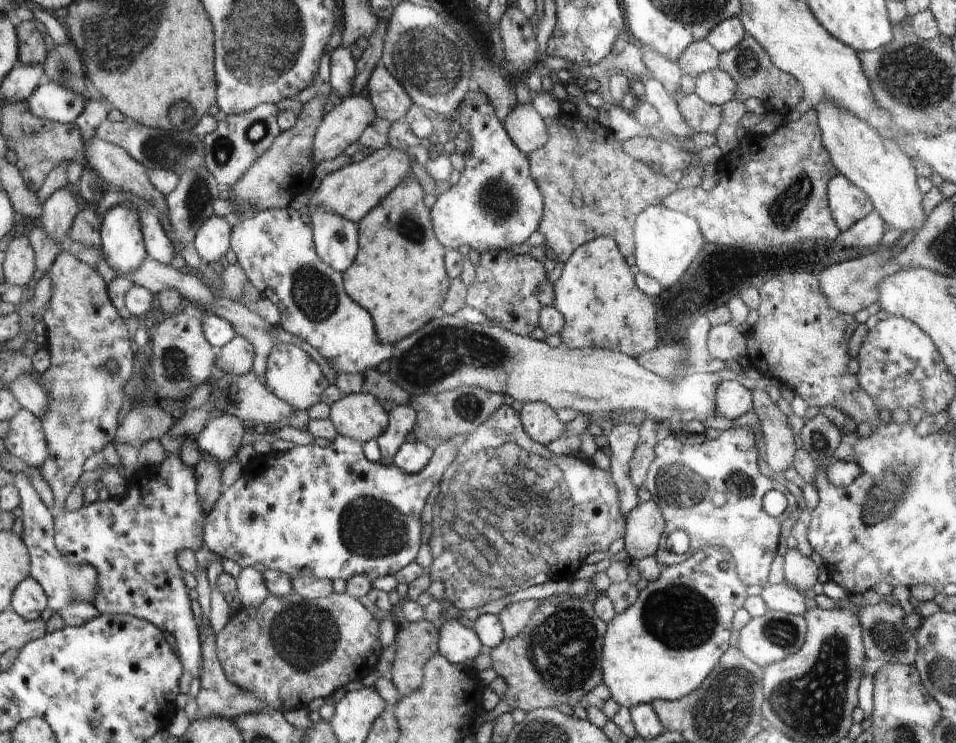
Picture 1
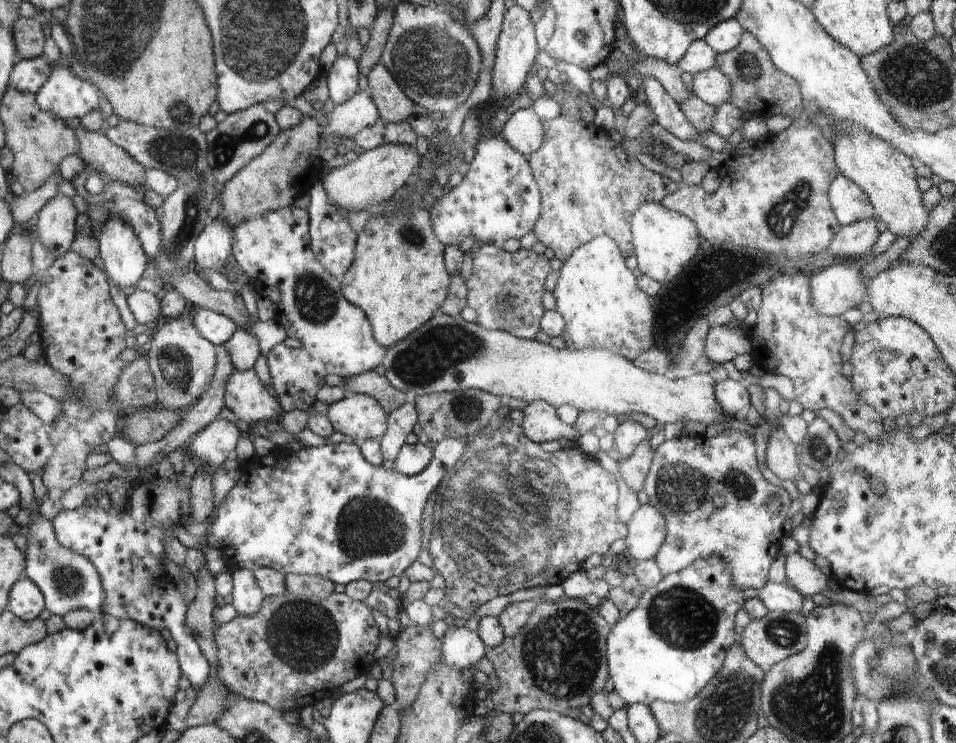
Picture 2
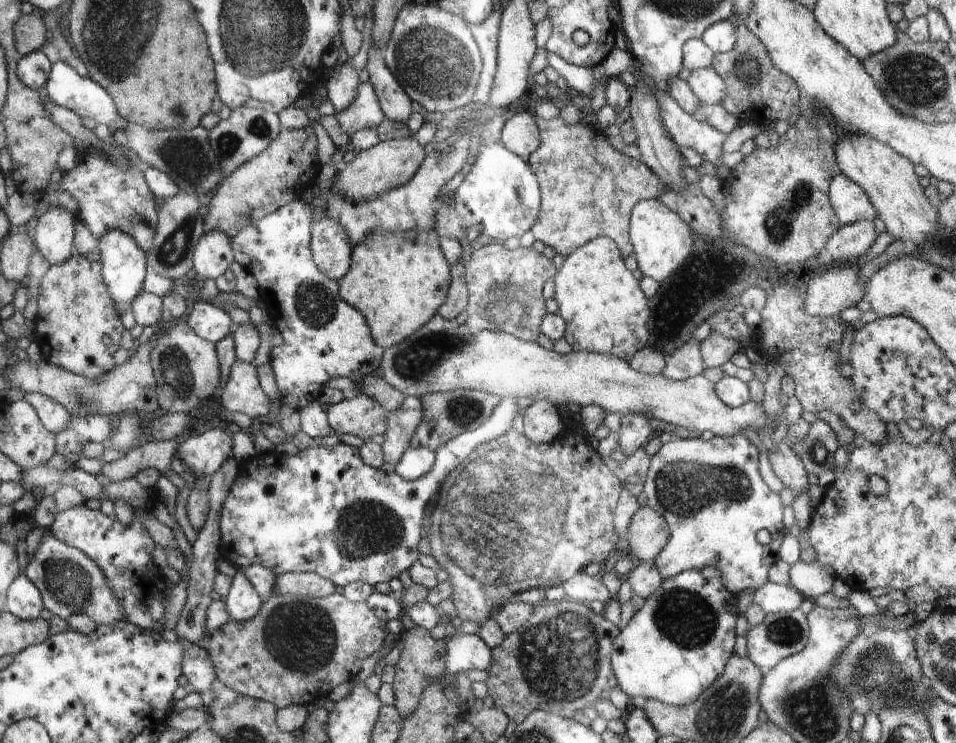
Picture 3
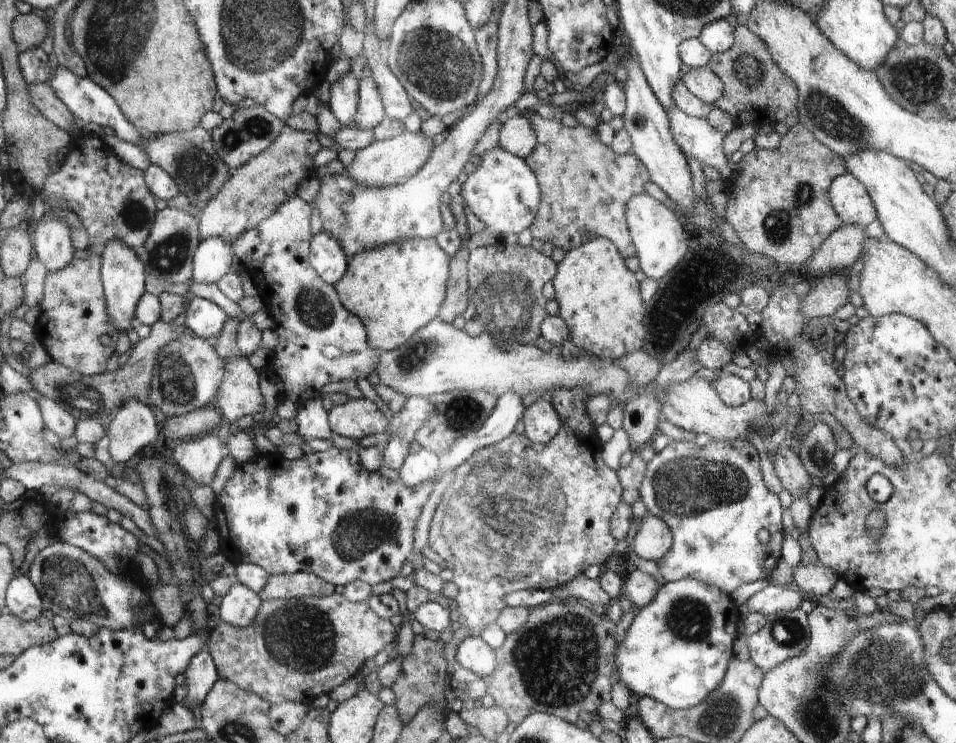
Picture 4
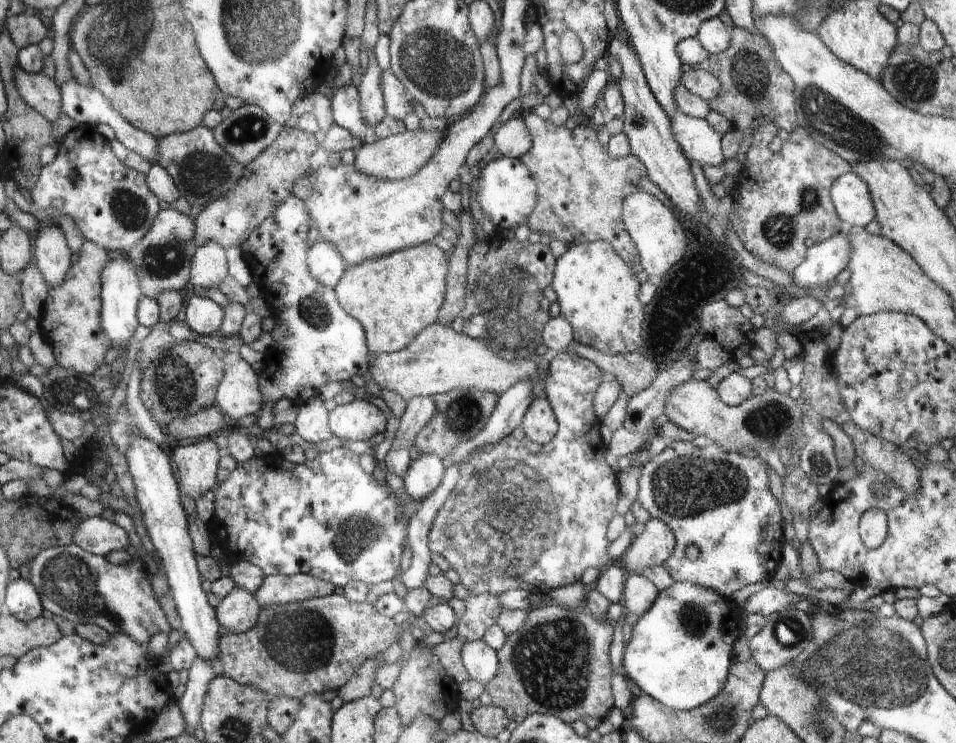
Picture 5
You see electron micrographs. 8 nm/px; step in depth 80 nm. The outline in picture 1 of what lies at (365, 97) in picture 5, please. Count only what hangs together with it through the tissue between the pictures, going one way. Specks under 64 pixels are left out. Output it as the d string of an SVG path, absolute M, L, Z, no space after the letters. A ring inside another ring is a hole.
M352 95L340 100L329 113L325 113L313 140L313 164L332 160L352 142L362 136L366 127L376 118L369 100Z

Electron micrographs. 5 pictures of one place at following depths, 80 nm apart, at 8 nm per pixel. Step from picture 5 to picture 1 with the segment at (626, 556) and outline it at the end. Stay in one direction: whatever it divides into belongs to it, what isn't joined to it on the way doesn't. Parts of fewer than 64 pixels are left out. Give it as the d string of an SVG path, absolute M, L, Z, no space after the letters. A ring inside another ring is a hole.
M652 501L638 504L636 508L626 518L625 540L621 543L621 548L626 550L630 561L646 559L656 555L660 550L661 538L665 535L665 518L662 518L661 509Z

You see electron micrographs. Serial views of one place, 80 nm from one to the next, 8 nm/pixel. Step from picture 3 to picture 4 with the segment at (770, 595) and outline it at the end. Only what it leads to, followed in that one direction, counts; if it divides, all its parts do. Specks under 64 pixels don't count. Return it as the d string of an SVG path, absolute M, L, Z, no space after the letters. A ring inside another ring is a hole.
M769 583L764 589L755 593L747 600L750 613L759 612L764 616L778 611L793 611L798 609L804 594L798 590L792 590L782 585Z

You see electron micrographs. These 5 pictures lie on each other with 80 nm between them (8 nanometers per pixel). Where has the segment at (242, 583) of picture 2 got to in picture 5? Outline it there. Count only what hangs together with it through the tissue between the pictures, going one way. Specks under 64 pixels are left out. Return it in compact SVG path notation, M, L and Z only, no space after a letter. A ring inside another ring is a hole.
M235 586L218 604L217 617L224 631L243 633L257 624L260 608L253 593Z

